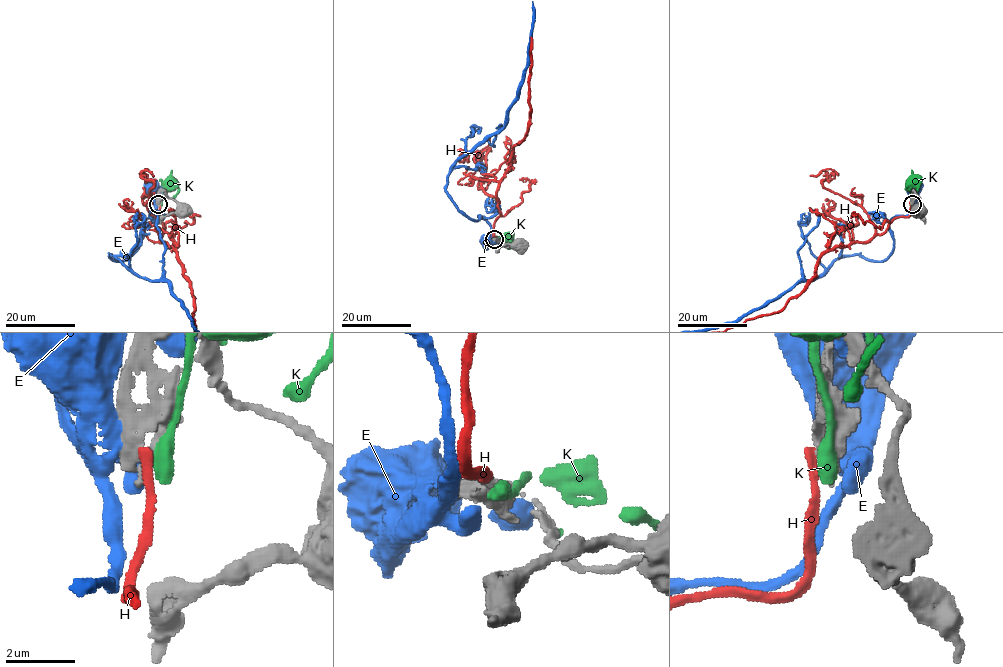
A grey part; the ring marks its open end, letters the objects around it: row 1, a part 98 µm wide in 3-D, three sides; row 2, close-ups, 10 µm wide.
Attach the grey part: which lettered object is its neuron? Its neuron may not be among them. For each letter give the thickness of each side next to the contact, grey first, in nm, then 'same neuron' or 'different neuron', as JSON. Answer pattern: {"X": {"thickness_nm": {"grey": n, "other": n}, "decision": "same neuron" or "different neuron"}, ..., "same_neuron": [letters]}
{"E": {"thickness_nm": {"grey": 240, "other": 400}, "decision": "different neuron"}, "H": {"thickness_nm": {"grey": 440, "other": 240}, "decision": "different neuron"}, "K": {"thickness_nm": {"grey": 400, "other": 280}, "decision": "different neuron"}, "same_neuron": []}

